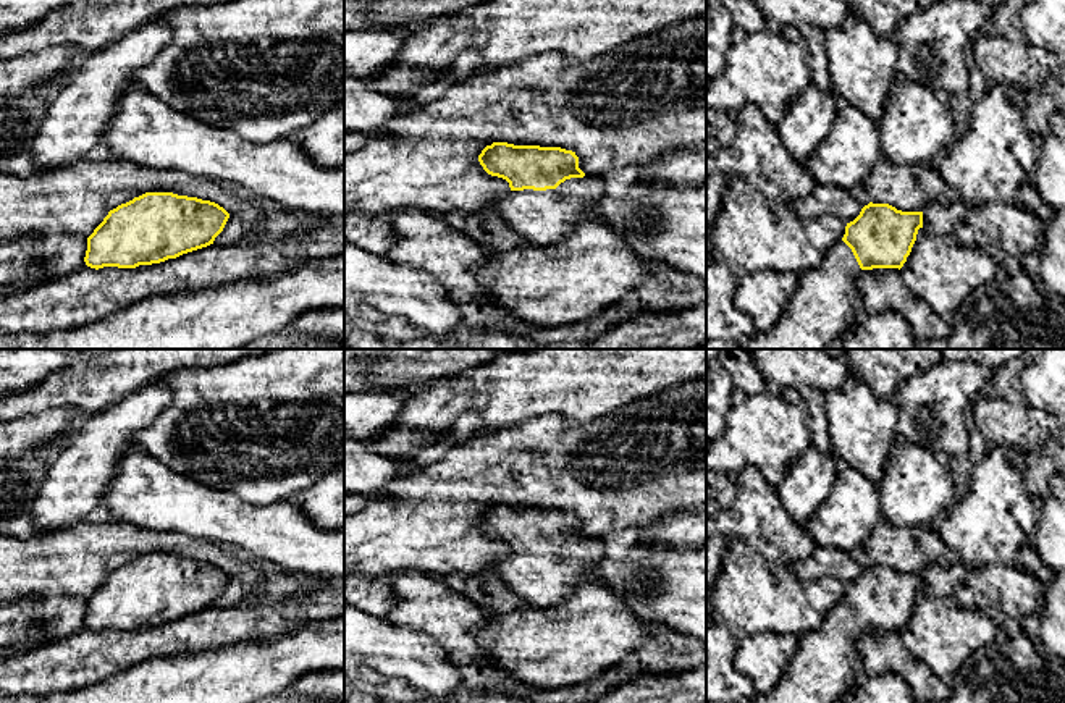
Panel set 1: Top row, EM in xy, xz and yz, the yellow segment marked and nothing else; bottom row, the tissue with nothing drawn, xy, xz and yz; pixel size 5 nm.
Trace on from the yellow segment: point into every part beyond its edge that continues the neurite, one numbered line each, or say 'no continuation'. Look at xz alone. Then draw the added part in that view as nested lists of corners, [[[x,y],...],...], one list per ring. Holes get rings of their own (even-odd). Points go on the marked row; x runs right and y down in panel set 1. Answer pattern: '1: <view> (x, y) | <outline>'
1: xz (542, 217) | [[[585,175],[566,179],[556,189],[511,191],[493,207],[525,242],[548,246],[570,234],[575,223],[604,196],[601,176]]]

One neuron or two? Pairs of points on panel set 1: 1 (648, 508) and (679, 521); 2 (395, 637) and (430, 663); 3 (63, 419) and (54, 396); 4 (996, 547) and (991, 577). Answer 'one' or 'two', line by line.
1: two
2: one
3: two
4: two

